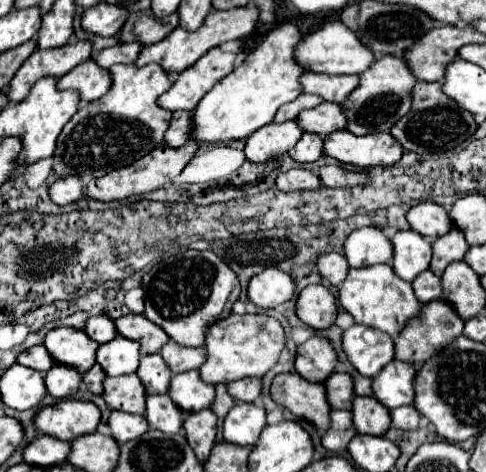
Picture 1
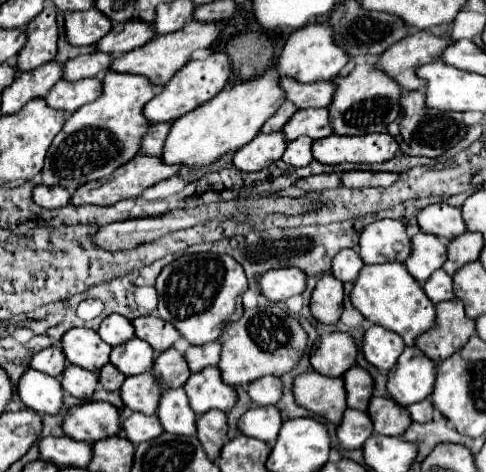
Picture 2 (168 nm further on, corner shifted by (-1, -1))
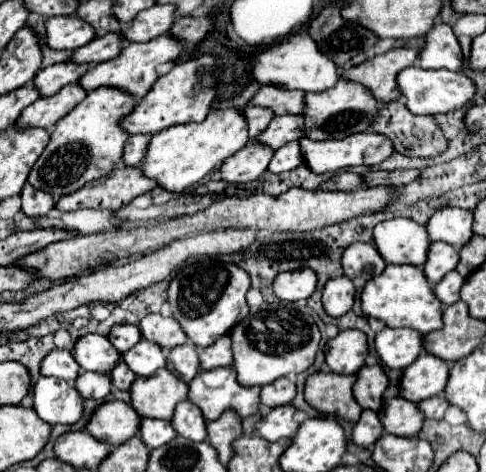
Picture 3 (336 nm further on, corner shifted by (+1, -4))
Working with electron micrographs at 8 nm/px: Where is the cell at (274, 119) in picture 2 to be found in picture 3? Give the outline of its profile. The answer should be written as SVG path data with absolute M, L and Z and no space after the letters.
M248 105L242 111L244 111L246 119L248 119L248 133L250 133L252 139L256 139L270 125L270 119L274 119L274 113L266 111L264 107Z

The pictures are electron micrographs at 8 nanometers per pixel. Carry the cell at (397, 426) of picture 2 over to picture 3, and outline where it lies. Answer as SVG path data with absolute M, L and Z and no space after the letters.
M390 397L382 401L382 407L378 411L380 423L384 429L398 437L412 437L422 429L424 415L416 407L416 403L406 401L402 397Z

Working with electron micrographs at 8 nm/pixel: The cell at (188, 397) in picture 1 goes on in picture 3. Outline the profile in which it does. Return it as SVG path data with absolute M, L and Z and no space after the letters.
M220 367L220 369L212 369L212 371L200 371L192 381L190 381L190 391L188 391L188 399L202 411L206 421L214 421L218 419L226 409L236 411L240 417L248 417L252 413L256 413L260 409L260 401L258 401L258 393L260 387L242 387L236 381L236 371L232 367Z

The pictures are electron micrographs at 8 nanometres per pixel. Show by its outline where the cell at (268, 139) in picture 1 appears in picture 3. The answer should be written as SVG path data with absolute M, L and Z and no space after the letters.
M250 139L250 143L246 147L236 151L230 159L226 159L222 163L222 167L220 167L222 179L230 181L230 183L254 181L260 177L260 173L266 171L272 155L274 155L272 147L266 147L264 143Z

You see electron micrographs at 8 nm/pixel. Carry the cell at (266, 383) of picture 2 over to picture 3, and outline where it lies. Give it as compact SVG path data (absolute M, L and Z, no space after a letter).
M282 377L282 379L276 379L274 383L268 383L262 387L260 391L260 403L268 409L272 407L278 407L278 405L286 405L294 399L296 395L296 385L290 377Z

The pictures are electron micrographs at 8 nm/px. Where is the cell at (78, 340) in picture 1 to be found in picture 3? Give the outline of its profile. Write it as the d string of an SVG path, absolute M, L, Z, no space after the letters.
M98 333L80 337L72 349L72 355L84 371L94 373L110 373L120 359L120 353L112 347L108 337Z

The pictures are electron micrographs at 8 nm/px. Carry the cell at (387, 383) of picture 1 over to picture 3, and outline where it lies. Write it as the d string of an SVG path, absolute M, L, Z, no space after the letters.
M424 351L410 367L402 371L400 395L412 403L420 403L428 397L442 395L448 371L450 367L446 361Z

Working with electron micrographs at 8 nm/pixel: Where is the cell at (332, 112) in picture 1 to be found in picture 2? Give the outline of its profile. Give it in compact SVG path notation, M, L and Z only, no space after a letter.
M304 108L298 110L284 126L282 134L286 140L296 140L298 136L310 136L312 140L326 138L332 134L332 126L328 122L328 110L326 108Z

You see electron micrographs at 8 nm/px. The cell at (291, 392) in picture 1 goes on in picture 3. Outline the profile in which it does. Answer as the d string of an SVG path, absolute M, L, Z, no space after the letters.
M312 373L304 385L304 399L322 415L356 423L362 407L352 397L352 385L354 375Z

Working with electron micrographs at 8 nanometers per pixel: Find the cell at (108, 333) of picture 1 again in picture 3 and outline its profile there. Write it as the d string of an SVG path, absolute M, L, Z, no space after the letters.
M124 323L124 325L114 325L108 339L120 353L124 353L142 339L142 333L140 333L140 329L136 325L126 325Z

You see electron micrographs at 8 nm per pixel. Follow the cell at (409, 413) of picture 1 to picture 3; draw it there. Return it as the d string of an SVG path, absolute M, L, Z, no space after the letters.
M430 397L430 399L420 401L418 407L426 419L442 419L442 415L448 407L448 401L444 397Z

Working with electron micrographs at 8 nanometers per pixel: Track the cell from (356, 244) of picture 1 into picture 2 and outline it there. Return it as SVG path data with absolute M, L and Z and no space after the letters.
M376 220L360 236L360 258L364 264L406 262L412 252L412 238L400 220Z

